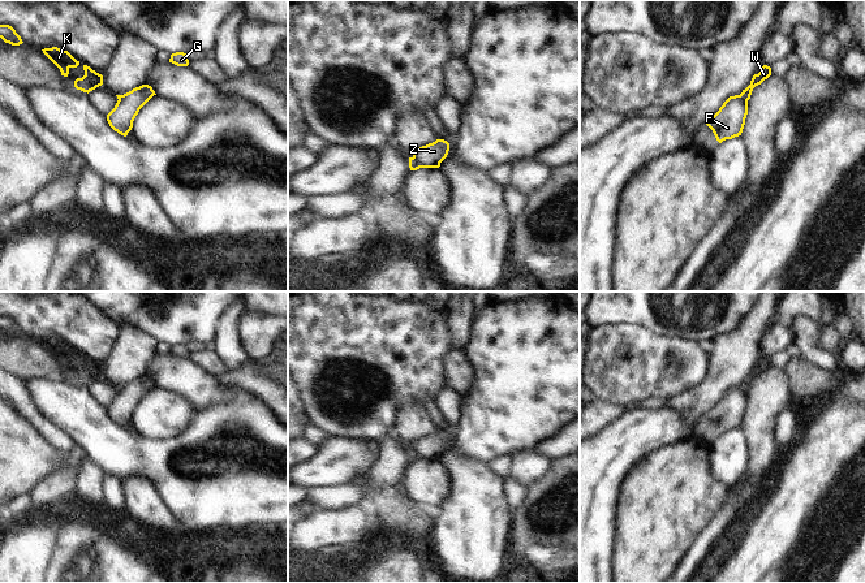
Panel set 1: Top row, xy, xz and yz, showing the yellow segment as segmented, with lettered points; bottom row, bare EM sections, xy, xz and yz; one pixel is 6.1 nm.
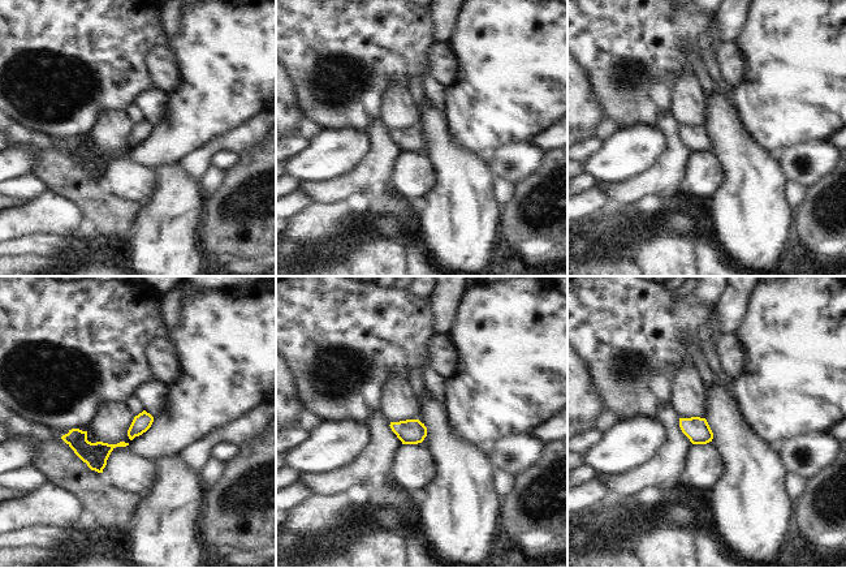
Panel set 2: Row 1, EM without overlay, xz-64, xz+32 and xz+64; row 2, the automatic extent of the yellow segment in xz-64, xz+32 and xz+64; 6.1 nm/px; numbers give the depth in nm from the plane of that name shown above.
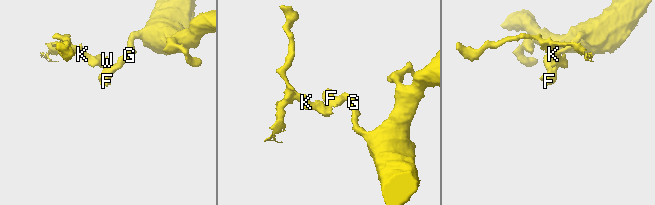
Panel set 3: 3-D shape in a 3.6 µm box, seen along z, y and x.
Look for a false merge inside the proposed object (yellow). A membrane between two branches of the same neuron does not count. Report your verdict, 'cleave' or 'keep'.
cleave

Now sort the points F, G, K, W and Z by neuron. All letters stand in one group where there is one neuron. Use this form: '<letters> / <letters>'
F G Z / K W

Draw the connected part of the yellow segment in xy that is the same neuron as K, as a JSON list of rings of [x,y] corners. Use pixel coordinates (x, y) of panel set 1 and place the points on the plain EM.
[[[57,338],[44,340],[42,342],[60,360],[61,367],[64,368],[68,368],[70,359],[77,359],[79,357],[79,353],[77,353],[68,342]]]

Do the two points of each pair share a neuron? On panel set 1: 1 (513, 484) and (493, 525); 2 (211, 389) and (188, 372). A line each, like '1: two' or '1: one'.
1: two
2: one

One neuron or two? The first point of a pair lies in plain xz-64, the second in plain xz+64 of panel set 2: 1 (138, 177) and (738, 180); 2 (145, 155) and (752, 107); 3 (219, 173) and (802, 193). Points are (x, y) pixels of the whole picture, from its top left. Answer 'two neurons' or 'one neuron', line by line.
1: two neurons
2: one neuron
3: one neuron

